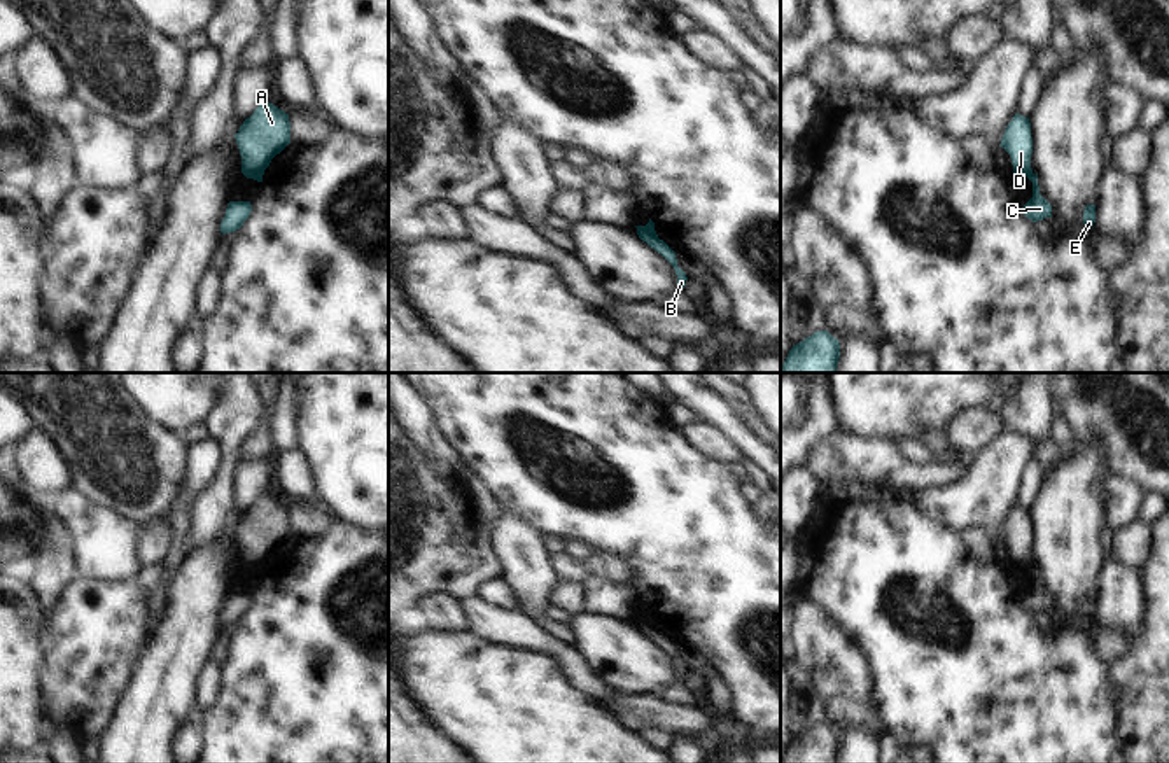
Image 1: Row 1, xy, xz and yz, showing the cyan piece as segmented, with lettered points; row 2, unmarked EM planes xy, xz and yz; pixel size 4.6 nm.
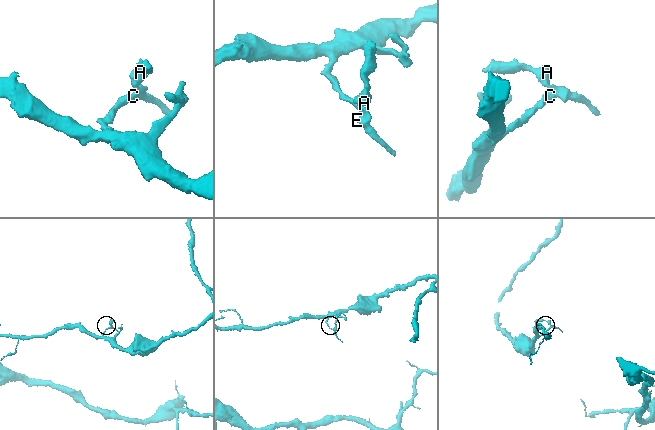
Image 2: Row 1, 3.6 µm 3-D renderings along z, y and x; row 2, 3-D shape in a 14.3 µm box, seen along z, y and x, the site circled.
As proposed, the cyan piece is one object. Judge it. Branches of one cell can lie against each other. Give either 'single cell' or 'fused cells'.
fused cells

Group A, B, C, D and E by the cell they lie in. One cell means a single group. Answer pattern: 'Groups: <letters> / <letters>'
Groups: A D / B C E.

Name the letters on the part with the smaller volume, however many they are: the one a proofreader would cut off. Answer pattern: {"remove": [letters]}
{"remove": ["A", "D"]}

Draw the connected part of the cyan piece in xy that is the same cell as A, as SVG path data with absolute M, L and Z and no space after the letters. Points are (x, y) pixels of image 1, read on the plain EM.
M264 494L243 513L234 530L242 548L242 565L262 569L271 551L290 536L289 506Z

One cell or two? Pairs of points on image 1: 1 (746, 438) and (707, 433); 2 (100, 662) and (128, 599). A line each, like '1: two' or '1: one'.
1: two
2: one

